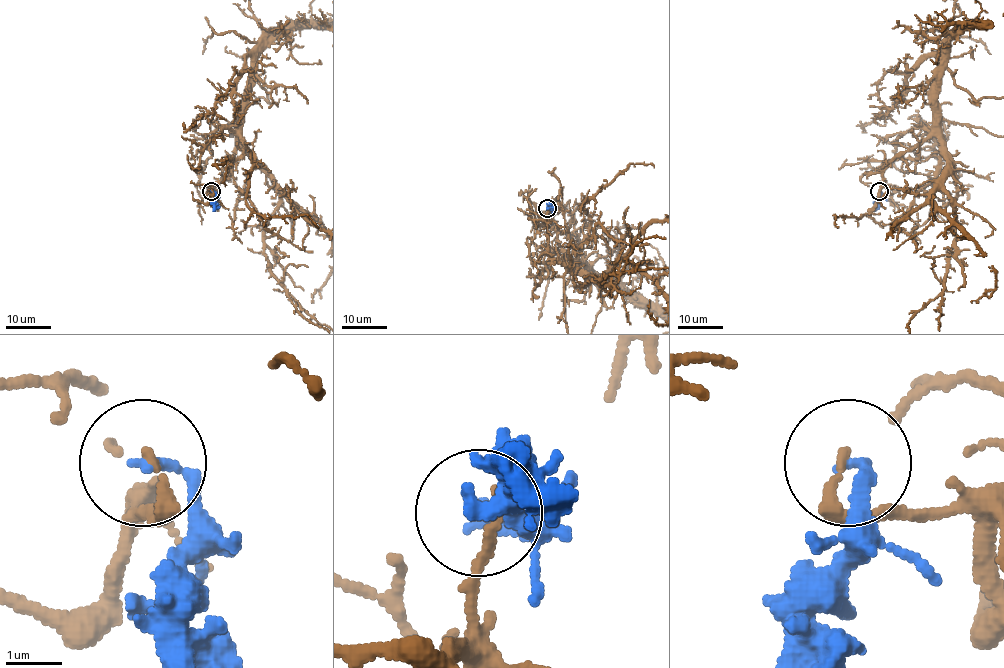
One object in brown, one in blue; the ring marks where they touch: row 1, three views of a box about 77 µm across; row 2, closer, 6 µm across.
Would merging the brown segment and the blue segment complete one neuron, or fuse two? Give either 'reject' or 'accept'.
reject

